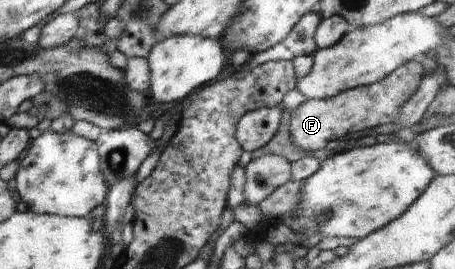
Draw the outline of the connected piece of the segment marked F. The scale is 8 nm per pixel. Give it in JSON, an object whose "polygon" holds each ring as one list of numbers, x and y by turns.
{"polygon":[[412,60,403,63,402,67,372,85,345,89,330,99,307,99,291,114,290,135,293,143,305,151,317,151,326,148,329,141,343,139,351,133,359,133,378,125,392,123,399,107,419,89,424,74,422,65]]}

